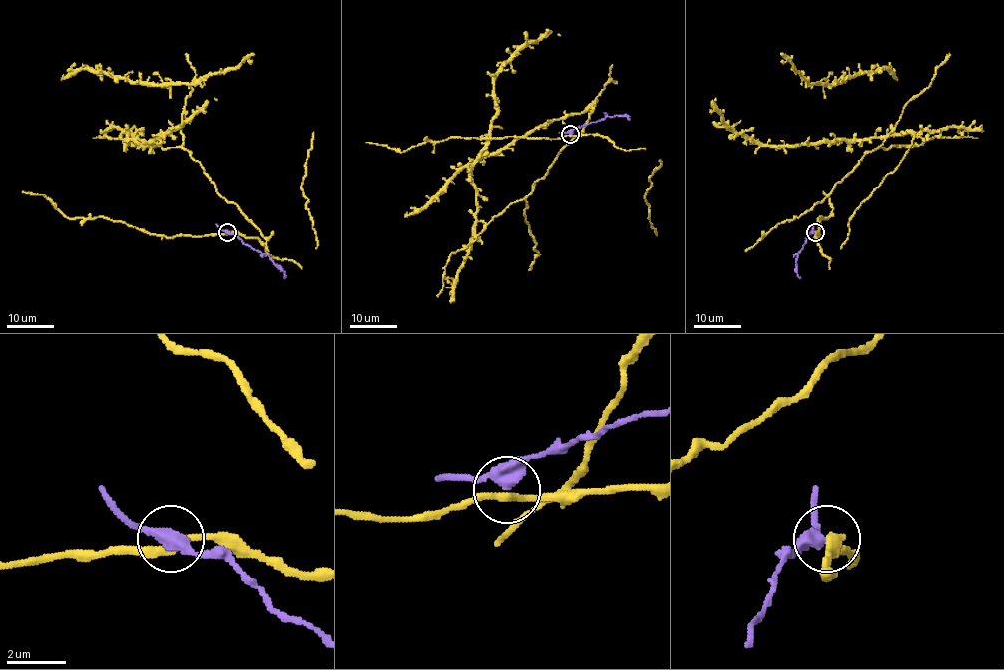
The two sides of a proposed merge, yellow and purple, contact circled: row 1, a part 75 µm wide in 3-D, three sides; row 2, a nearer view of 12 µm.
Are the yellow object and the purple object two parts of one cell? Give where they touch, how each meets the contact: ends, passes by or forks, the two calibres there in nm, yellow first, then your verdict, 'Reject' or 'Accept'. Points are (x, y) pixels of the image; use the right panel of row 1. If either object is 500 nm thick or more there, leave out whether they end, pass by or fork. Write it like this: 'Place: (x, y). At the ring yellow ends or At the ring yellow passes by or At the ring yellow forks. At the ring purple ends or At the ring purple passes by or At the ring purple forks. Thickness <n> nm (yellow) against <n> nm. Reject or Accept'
Place: (815, 232). At the ring yellow passes by. At the ring purple passes by. Thickness 280 nm (yellow) against 400 nm. Accept

